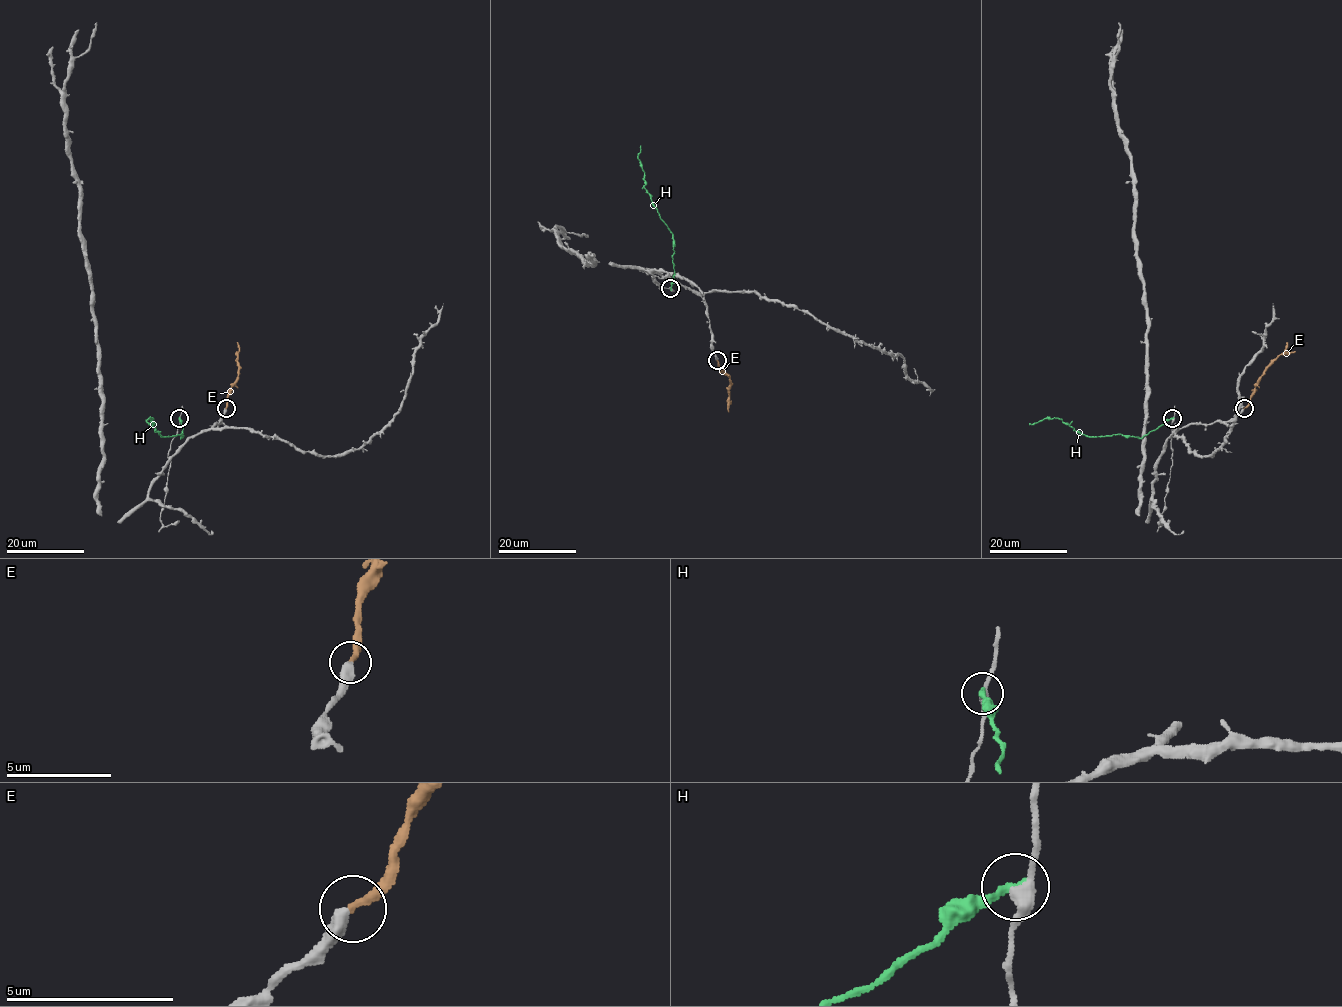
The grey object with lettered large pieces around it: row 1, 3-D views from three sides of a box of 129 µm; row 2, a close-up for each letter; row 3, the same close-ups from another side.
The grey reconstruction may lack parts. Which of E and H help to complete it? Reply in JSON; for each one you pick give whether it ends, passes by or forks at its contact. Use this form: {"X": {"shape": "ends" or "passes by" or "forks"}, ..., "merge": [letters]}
{"E": {"shape": "ends"}, "merge": ["E"]}

